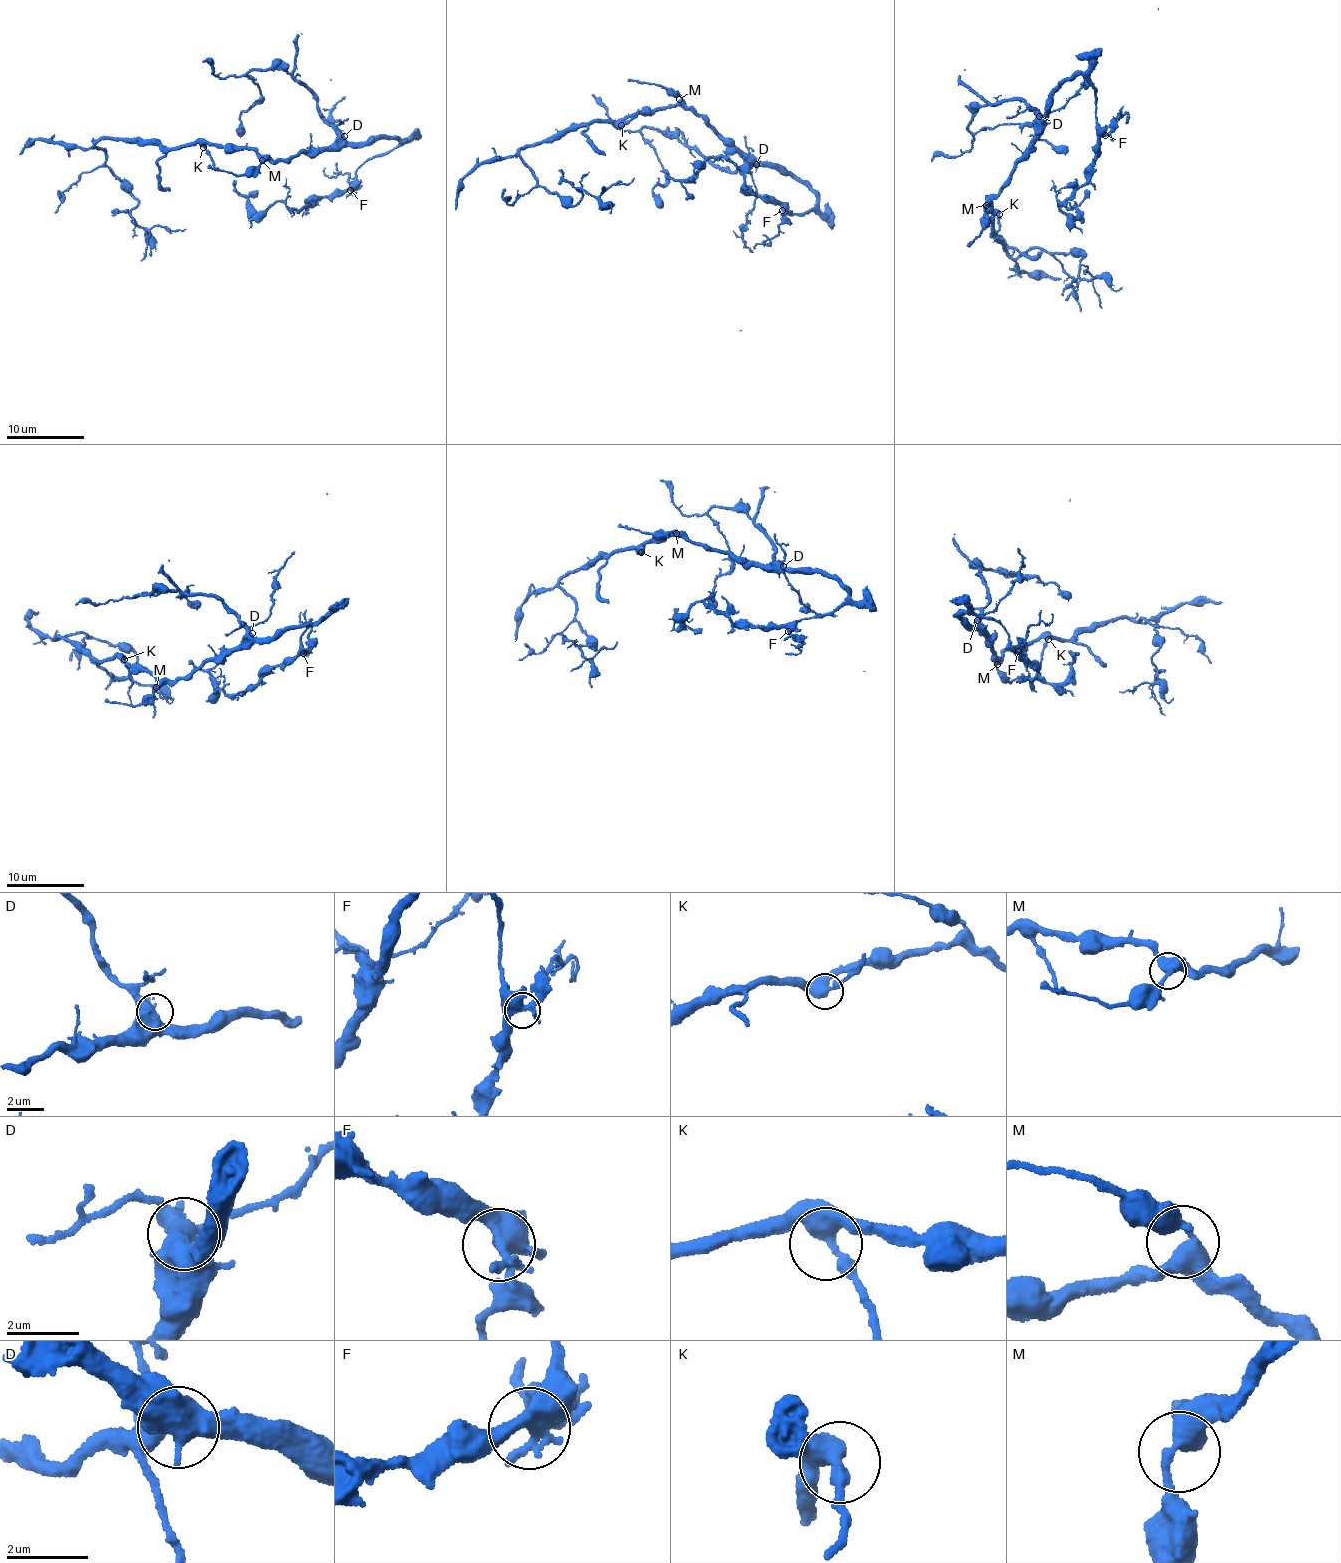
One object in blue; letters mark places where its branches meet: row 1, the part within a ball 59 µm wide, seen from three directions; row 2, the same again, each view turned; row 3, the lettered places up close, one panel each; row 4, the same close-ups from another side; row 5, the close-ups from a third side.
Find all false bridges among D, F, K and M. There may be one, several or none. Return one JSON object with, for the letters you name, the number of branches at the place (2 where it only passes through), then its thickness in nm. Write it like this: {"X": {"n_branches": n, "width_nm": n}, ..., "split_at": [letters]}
{"split_at": []}

